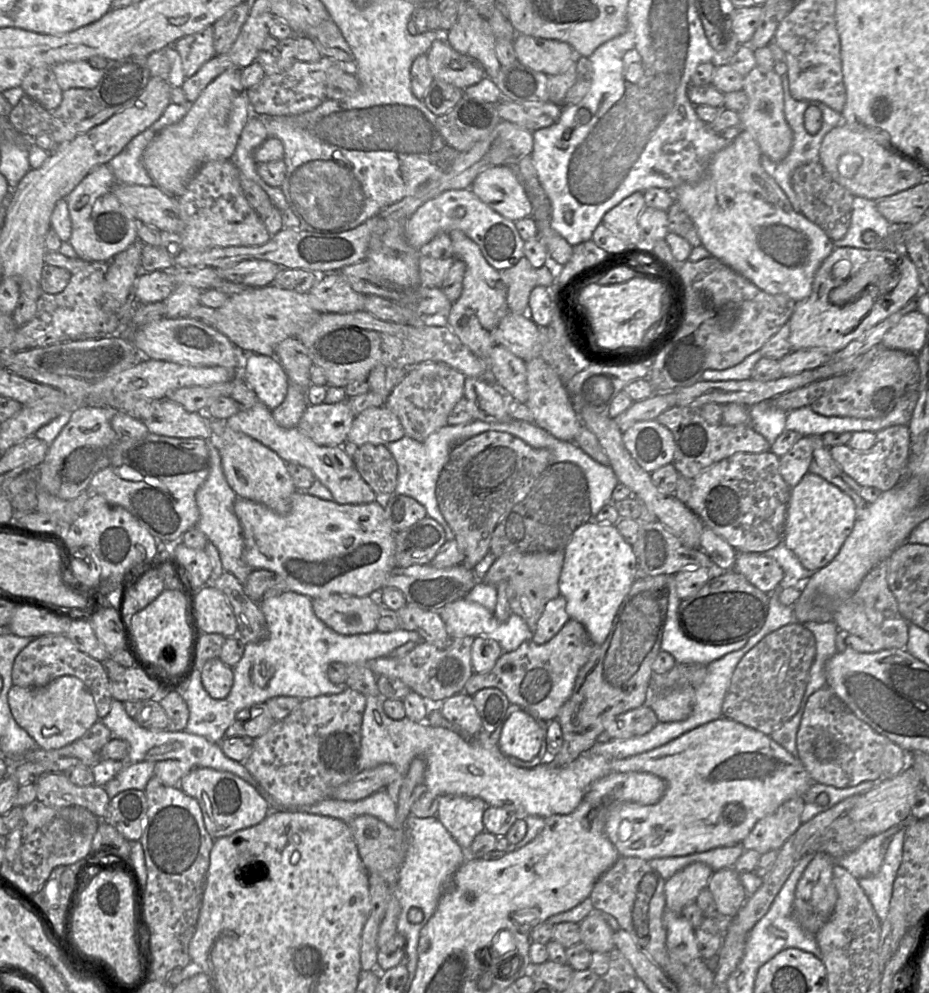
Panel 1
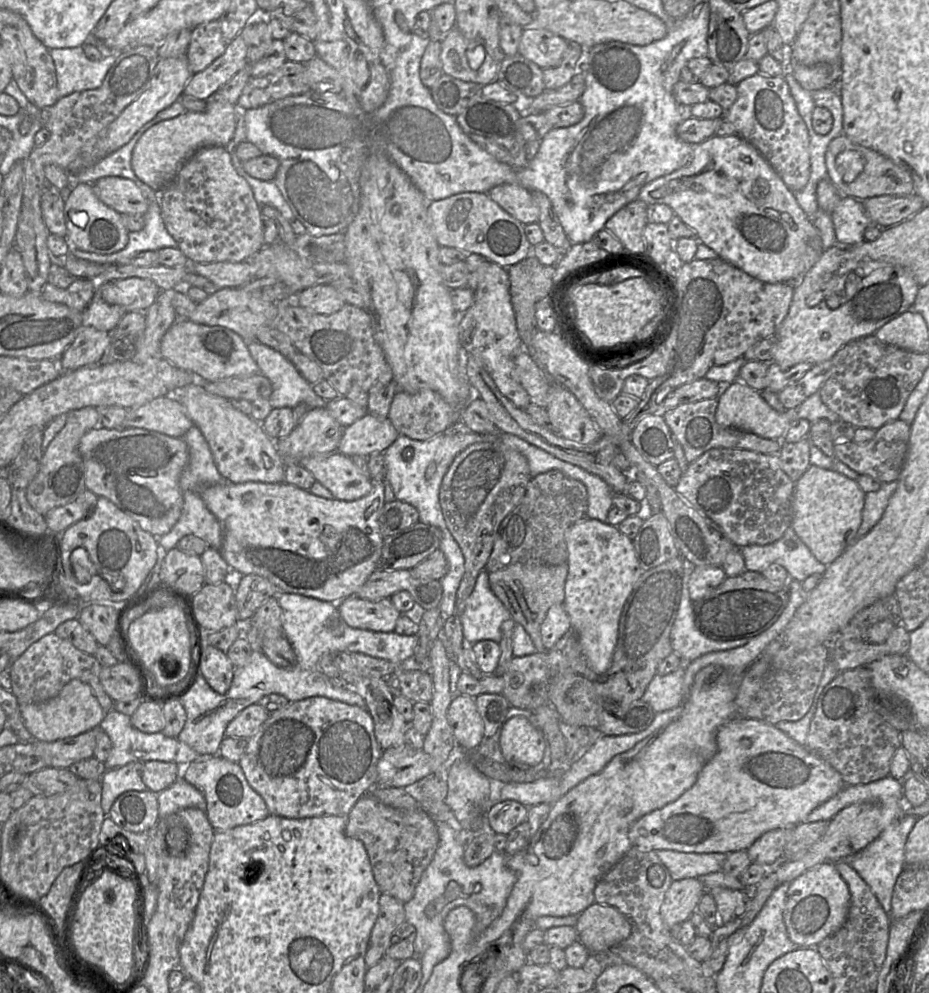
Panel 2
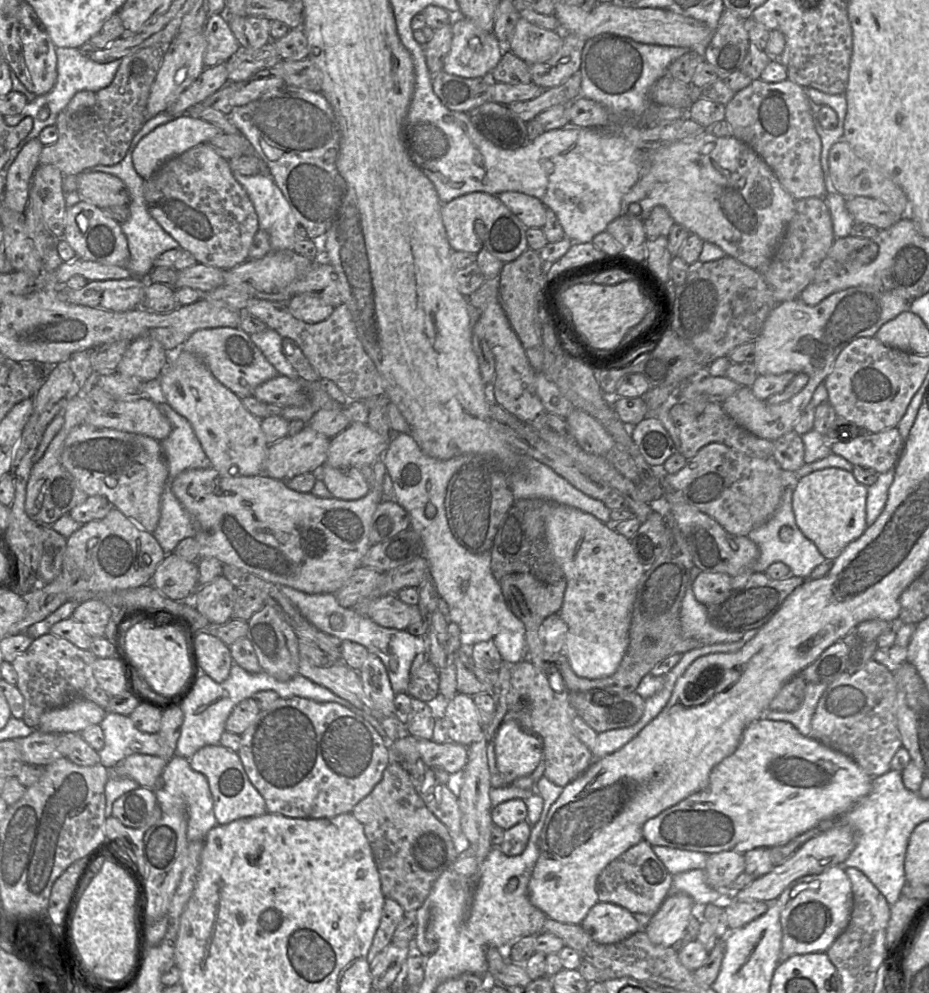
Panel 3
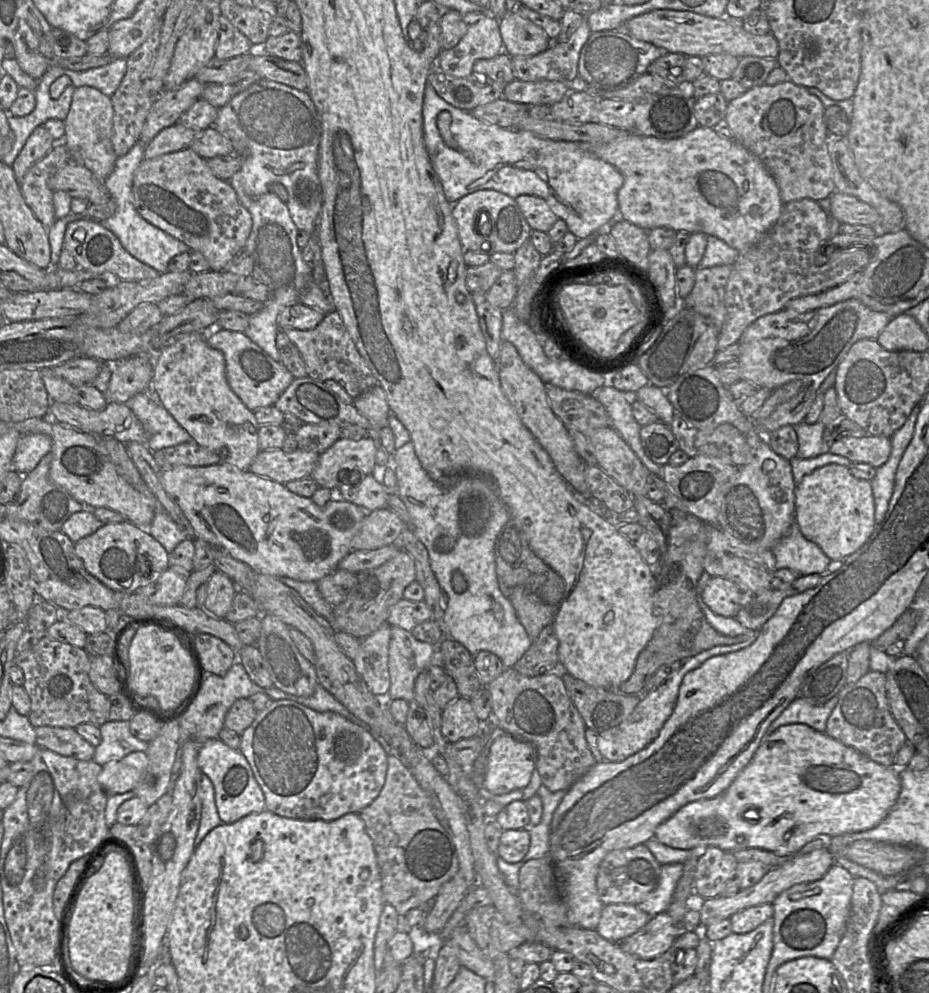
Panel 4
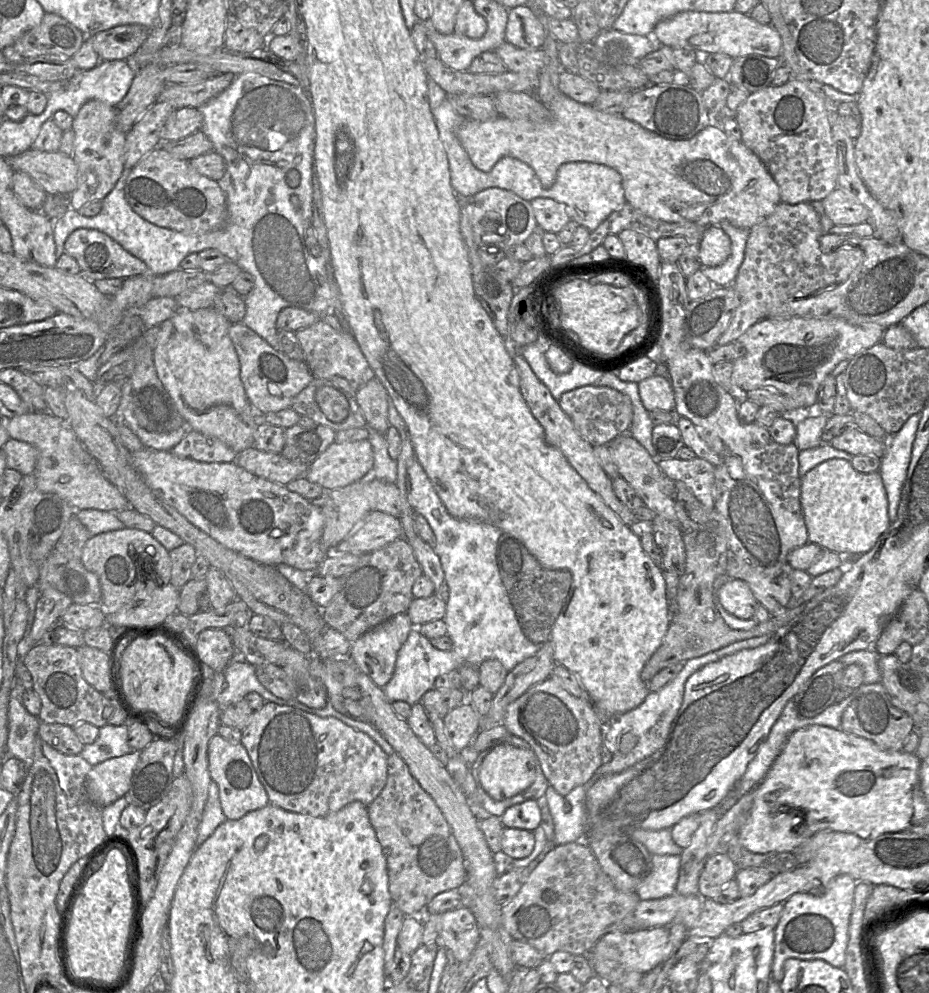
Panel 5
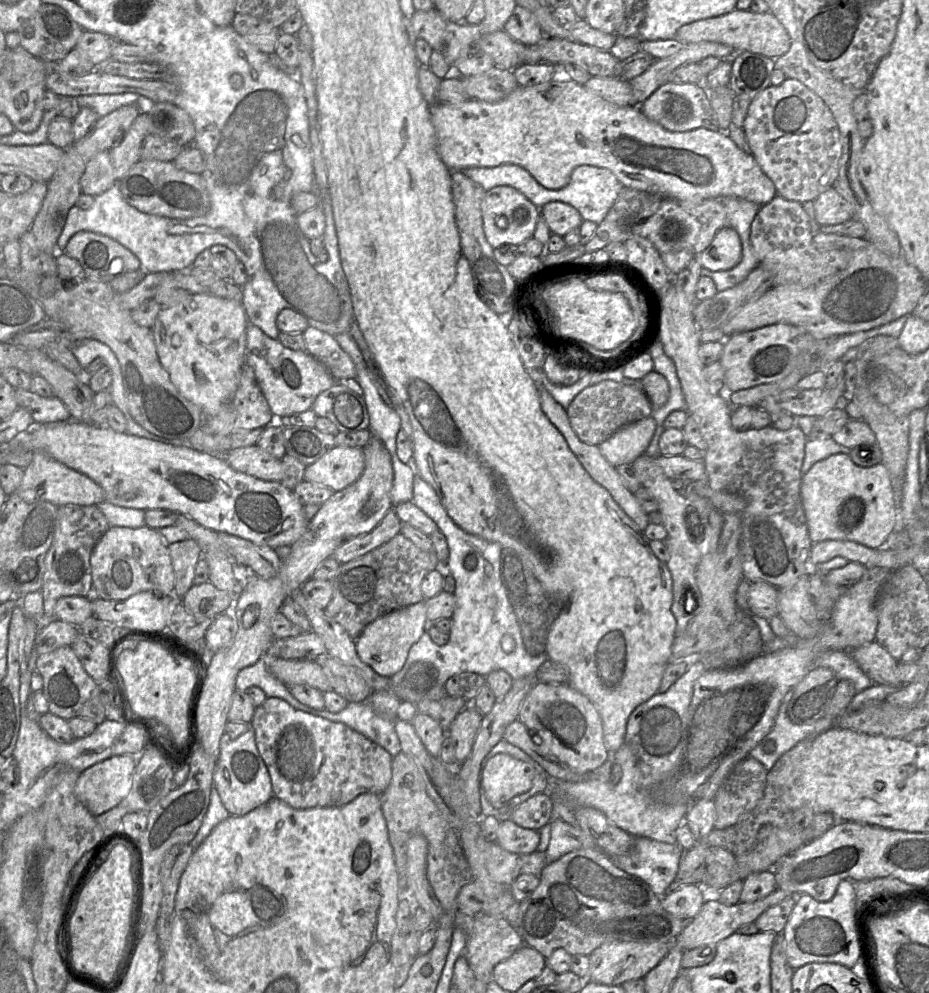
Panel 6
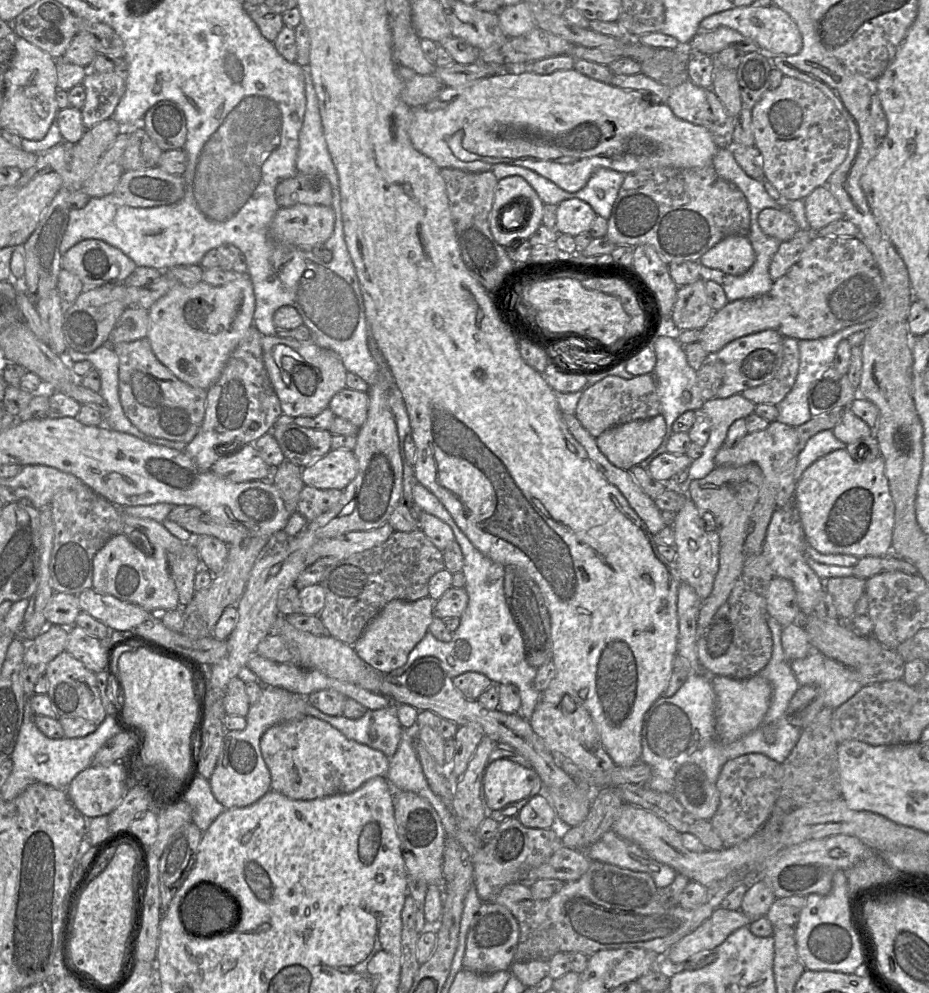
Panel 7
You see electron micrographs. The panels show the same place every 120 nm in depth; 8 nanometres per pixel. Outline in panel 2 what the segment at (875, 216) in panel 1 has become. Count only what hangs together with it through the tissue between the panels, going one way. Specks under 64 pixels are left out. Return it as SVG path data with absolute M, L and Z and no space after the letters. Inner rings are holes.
M843 196L831 214L836 244L846 247L865 241L864 232L873 224L866 214L862 201Z

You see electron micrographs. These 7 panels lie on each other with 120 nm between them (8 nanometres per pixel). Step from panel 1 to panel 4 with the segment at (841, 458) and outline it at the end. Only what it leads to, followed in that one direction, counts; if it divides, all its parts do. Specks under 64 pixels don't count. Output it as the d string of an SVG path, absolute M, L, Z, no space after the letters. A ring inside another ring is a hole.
M886 436L842 437L829 444L829 452L874 468L879 468L888 460L891 449L891 437Z

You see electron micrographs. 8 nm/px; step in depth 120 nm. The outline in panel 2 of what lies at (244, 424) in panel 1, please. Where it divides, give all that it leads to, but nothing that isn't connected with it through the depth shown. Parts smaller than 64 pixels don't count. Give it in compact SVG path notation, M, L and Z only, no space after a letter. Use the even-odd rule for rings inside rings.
M339 451L307 457L299 464L310 471L316 481L332 493L334 499L355 501L372 489L372 480L360 472L349 456Z

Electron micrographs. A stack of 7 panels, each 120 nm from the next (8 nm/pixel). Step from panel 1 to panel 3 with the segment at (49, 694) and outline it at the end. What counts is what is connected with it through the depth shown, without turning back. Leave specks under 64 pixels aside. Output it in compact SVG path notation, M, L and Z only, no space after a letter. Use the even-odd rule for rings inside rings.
M75 700L43 713L35 730L48 734L81 733L89 726L100 724L106 714L105 709L90 700Z

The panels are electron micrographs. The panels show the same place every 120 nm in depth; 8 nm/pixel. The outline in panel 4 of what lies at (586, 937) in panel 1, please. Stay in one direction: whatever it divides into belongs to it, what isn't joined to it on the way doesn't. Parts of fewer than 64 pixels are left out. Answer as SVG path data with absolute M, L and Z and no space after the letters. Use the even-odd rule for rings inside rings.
M607 904L602 909L596 931L606 940L616 943L636 933L651 918L634 904Z

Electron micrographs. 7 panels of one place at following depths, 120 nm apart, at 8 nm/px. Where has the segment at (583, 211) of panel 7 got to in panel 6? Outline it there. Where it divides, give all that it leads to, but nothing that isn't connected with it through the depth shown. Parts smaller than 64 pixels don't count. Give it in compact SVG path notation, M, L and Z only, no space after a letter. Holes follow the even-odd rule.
M551 201L539 208L552 234L564 237L570 230L580 227L583 221L579 211L565 202Z

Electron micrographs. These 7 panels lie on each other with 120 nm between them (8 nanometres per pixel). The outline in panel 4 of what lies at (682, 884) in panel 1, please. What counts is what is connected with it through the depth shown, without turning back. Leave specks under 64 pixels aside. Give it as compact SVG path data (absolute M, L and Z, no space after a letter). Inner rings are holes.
M667 911L653 916L636 933L616 942L626 953L640 959L650 960L671 953L671 948L682 932Z

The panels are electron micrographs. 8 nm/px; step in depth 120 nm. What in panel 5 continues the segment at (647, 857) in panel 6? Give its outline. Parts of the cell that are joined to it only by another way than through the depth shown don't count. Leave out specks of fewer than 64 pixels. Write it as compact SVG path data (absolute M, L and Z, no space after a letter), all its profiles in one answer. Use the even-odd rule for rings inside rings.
M652 855L652 869L636 890L641 900L658 899L675 893L681 855Z

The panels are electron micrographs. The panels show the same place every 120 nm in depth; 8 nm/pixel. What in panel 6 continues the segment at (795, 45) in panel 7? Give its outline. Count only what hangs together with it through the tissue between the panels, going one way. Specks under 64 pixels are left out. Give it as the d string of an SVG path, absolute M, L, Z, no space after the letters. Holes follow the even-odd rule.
M735 9L727 14L697 20L680 27L675 38L683 43L711 41L726 44L736 52L753 52L776 60L788 52L790 36L781 22L771 12L755 13L751 10Z

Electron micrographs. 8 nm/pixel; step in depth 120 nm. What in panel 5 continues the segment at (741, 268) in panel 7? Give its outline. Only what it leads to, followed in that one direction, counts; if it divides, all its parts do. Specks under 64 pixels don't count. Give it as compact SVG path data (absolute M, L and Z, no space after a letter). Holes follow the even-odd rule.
M708 226L699 242L701 266L716 267L723 264L731 253L731 240L719 226Z

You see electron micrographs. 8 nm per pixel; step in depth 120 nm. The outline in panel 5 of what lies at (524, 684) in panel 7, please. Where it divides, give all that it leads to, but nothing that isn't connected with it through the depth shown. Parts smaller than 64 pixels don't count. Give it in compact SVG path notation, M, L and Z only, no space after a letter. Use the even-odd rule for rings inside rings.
M416 458L408 470L408 475L410 491L407 495L407 501L414 512L420 514L427 520L433 531L435 545L432 548L440 559L444 572L444 582L449 588L449 597L446 601L446 612L443 621L446 623L446 635L451 638L453 648L450 651L441 651L432 648L434 653L429 655L428 650L431 642L420 634L417 639L417 649L414 649L409 656L409 661L411 661L414 655L416 659L414 669L409 672L409 682L406 688L412 690L412 687L419 685L418 689L425 689L428 692L434 688L434 682L438 676L457 670L465 663L479 666L483 661L493 659L498 660L508 672L511 671L519 663L534 656L542 644L535 644L524 635L500 578L496 565L496 546L503 532L499 528L482 521L458 519L450 515Z

